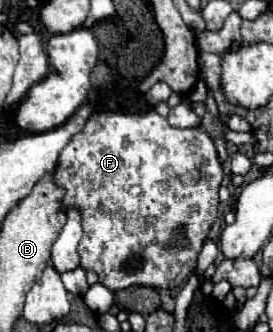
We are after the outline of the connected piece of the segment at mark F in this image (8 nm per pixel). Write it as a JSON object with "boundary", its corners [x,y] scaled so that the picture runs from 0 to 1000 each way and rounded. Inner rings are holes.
{"boundary":[[[571,331],[527,337],[527,343],[425,343],[425,337],[352,337],[330,349],[330,361],[315,367],[308,392],[286,398],[278,410],[264,410],[264,422],[249,428],[249,440],[227,452],[220,482],[212,482],[212,512],[205,512],[205,554],[227,560],[242,572],[227,627],[293,627],[300,633],[300,687],[308,687],[308,711],[286,735],[286,765],[293,765],[293,801],[330,819],[344,813],[366,831],[366,855],[381,855],[403,873],[447,873],[491,855],[520,855],[520,861],[557,861],[557,867],[645,867],[667,861],[689,831],[711,819],[718,807],[718,783],[725,765],[740,753],[740,735],[791,663],[799,645],[799,566],[813,554],[821,536],[821,512],[813,512],[813,488],[799,476],[799,464],[784,458],[784,434],[777,416],[740,392],[740,386],[681,386],[681,392],[652,392],[630,386],[615,373],[608,355],[593,355]]]}

